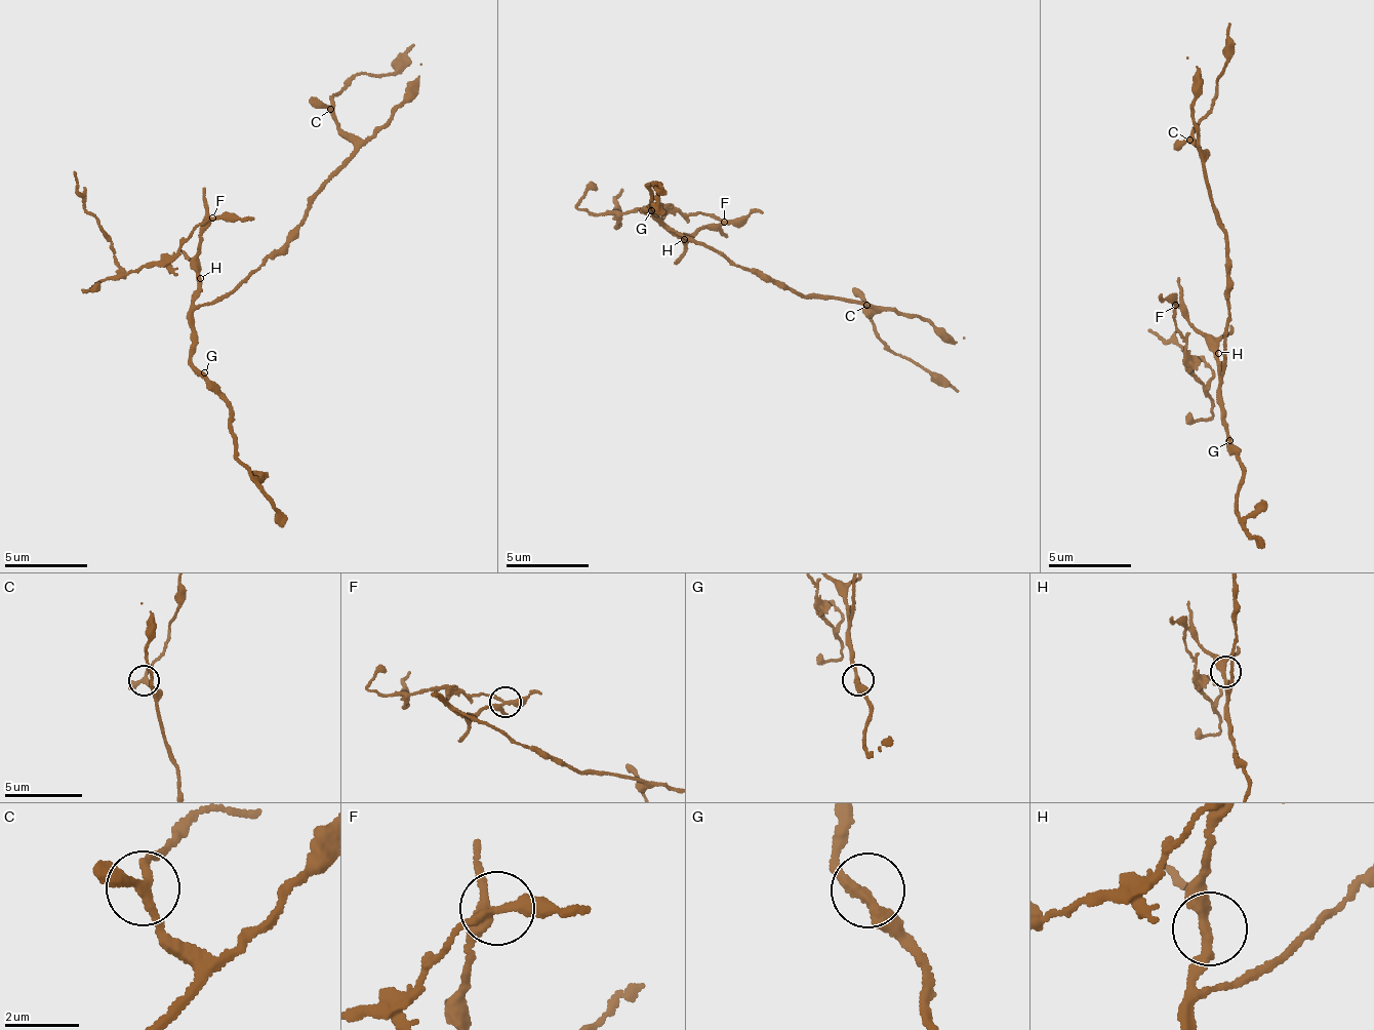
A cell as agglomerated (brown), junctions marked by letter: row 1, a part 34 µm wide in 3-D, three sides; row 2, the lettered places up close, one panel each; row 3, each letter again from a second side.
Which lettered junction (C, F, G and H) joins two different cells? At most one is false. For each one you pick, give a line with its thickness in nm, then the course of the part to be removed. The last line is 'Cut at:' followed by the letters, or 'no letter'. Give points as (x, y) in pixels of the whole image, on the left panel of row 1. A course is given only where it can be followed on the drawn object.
F: 300 nm thick; foreign part runs (211, 219), (156, 263), (128, 270), (115, 258), (86, 205), (75, 170)
Cut at: F

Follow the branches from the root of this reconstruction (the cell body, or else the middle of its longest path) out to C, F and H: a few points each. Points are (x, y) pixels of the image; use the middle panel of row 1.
C: (724, 258), (736, 265), (758, 269), (768, 279), (806, 298), (870, 307), (874, 311), (866, 305)
F: (724, 258), (690, 242), (677, 231), (687, 242), (691, 236), (723, 221)
H: (724, 258), (690, 242), (677, 231), (684, 239)

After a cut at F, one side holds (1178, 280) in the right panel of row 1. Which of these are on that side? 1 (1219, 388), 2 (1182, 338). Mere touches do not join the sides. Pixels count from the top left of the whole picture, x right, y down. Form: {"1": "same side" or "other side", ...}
{"1": "same side", "2": "other side"}

